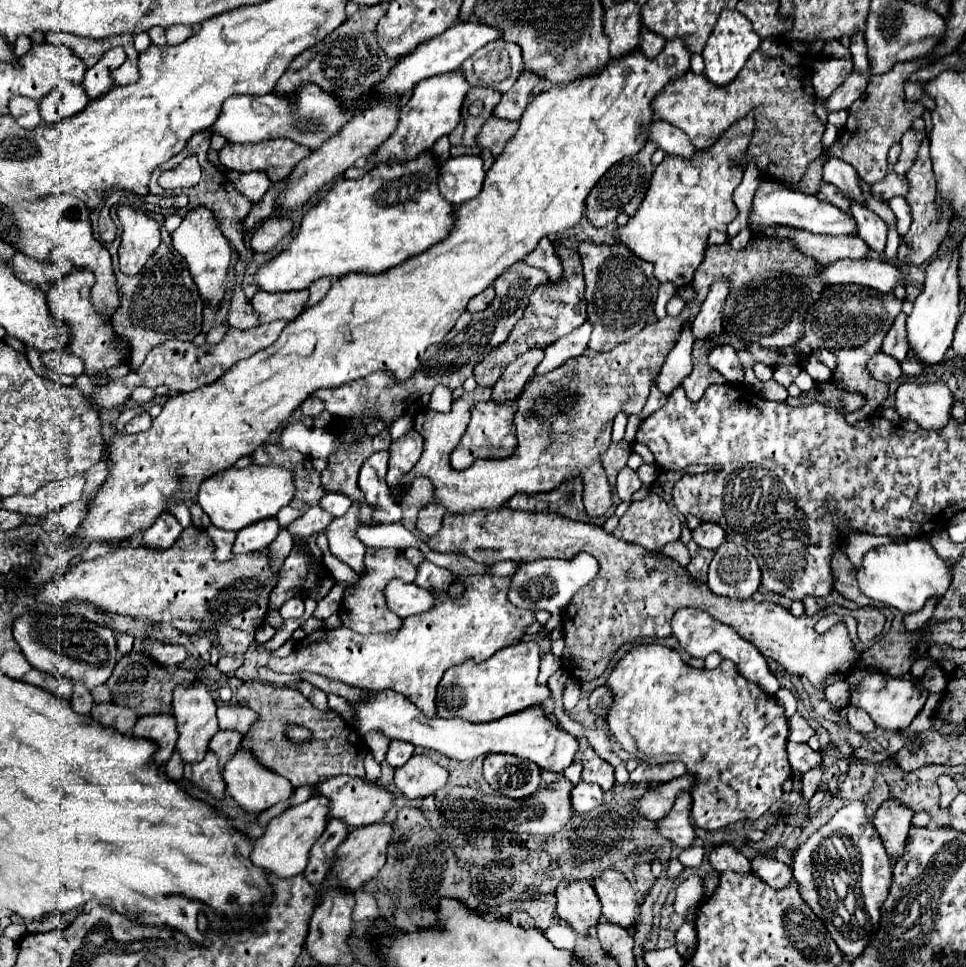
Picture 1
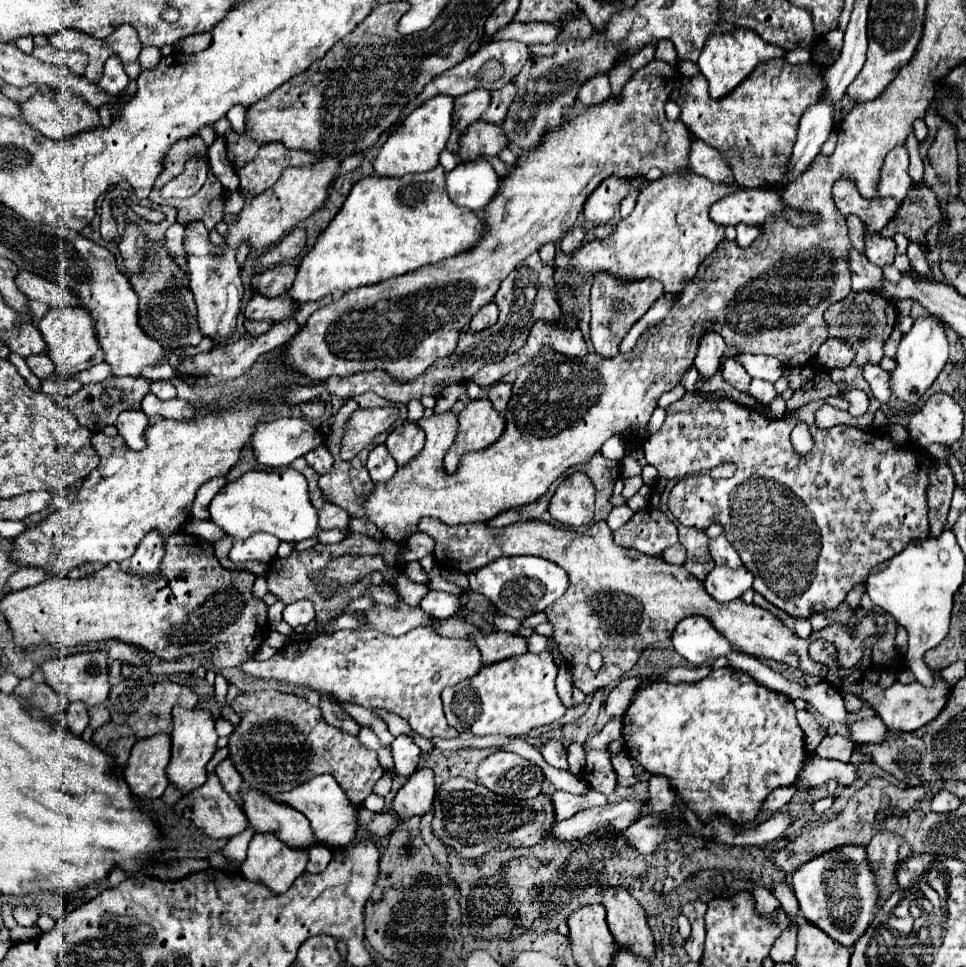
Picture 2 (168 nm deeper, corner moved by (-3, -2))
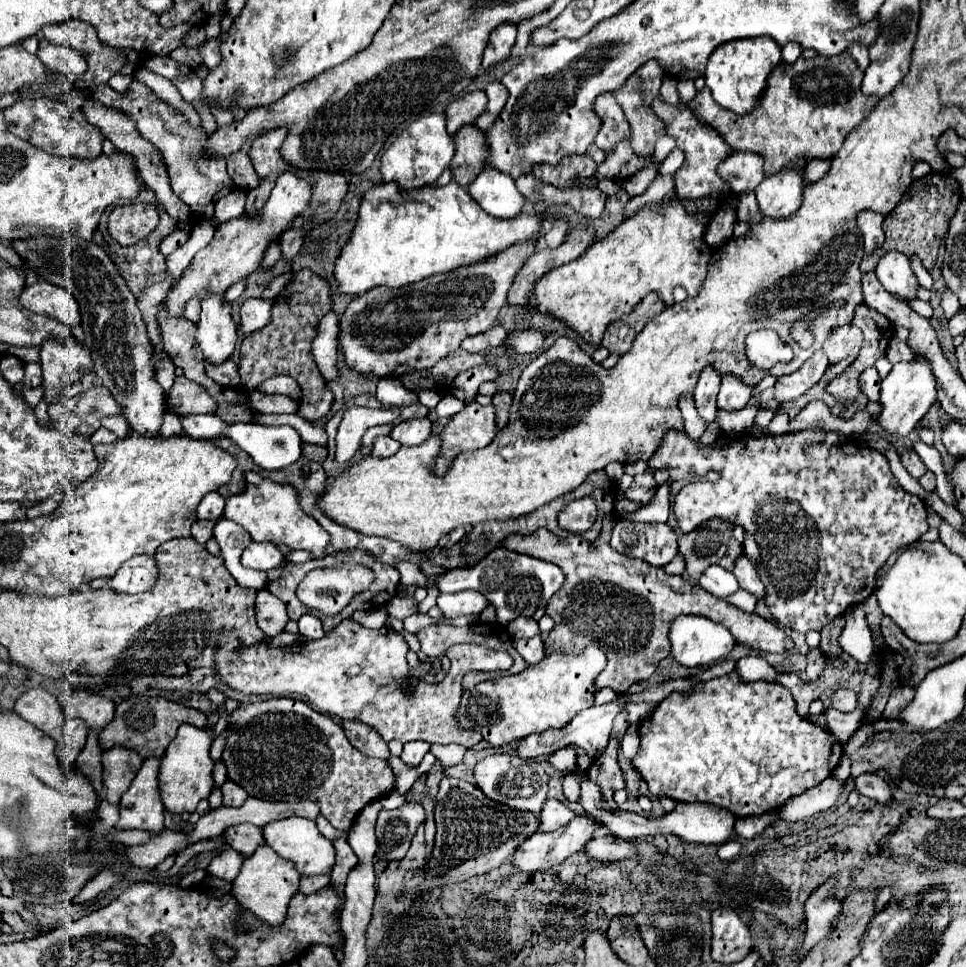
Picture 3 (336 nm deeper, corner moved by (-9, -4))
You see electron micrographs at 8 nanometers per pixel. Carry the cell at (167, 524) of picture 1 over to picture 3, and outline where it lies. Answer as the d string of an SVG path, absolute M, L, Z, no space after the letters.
M137 555L125 561L113 579L109 579L109 589L125 595L135 595L147 591L157 581L157 563L155 559Z

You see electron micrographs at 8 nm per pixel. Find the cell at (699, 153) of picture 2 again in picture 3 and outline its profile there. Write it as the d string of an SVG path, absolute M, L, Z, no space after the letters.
M751 151L733 153L731 157L727 157L721 163L719 173L725 181L729 181L731 189L735 193L753 191L765 179L763 157L759 153L751 153Z

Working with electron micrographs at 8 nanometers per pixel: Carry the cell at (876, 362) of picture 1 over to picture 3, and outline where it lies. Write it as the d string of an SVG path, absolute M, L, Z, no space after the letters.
M875 367L865 369L859 377L859 387L867 395L869 401L879 401L879 387L881 387L881 377Z

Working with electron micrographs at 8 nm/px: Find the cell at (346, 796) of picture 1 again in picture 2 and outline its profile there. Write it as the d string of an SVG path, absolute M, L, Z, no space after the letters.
M325 773L325 775L313 777L311 781L307 781L303 785L297 785L295 789L291 789L287 793L275 795L275 799L295 807L297 811L301 811L309 819L317 841L321 841L323 845L329 845L331 849L339 849L343 845L349 845L357 835L359 805L351 805L349 797L345 795L345 791L341 789L341 785L335 781L333 775Z

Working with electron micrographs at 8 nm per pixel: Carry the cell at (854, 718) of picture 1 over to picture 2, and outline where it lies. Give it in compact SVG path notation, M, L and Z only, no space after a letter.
M845 693L843 699L845 699L845 707L847 707L847 711L849 711L851 715L857 715L857 713L863 709L863 703L861 703L861 699L859 699L857 695Z

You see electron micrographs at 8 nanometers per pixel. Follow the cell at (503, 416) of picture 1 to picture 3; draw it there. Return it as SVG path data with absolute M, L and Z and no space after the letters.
M467 403L461 413L449 419L449 423L439 433L441 439L441 451L435 459L433 473L445 475L449 463L463 453L487 447L497 433L495 425L495 411L493 405L479 405L479 403Z

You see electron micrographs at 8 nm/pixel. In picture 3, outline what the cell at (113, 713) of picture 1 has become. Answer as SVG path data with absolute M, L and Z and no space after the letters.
M113 747L113 751L103 751L103 785L107 787L105 799L111 805L119 805L121 795L129 789L133 777L141 769L143 759L135 751Z

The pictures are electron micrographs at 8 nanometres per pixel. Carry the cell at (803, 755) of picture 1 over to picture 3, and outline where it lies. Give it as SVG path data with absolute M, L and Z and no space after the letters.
M875 773L873 775L859 775L855 779L855 789L861 795L865 795L865 797L881 803L881 805L889 805L893 801L889 785L883 781L883 777L879 777Z

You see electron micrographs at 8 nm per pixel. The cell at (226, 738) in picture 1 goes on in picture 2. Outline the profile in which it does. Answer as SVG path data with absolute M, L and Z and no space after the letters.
M223 759L217 767L215 767L215 775L221 779L223 789L235 799L239 795L239 789L243 785L243 777L239 775L239 771L235 769L235 765L231 763L231 759Z

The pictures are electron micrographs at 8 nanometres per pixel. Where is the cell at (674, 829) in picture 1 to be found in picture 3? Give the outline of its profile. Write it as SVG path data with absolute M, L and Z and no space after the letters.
M605 835L605 837L593 837L591 841L587 841L583 851L589 859L601 861L601 863L613 863L617 859L633 857L633 843L617 839L613 835Z

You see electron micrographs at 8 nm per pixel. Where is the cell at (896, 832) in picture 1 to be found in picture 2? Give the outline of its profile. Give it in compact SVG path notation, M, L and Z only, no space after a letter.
M883 829L867 845L867 857L871 857L875 873L879 873L879 887L881 887L879 901L887 901L887 897L891 897L891 893L897 887L895 873L897 873L899 843L901 837L897 833Z

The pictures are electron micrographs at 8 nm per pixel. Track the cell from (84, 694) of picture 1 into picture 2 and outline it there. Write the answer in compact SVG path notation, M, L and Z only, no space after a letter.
M81 701L77 703L69 703L69 707L67 707L67 713L65 713L65 717L63 717L63 725L71 731L71 733L75 733L75 735L81 735L85 729L87 729L87 725L89 725L89 713L87 713L87 705L83 705Z

